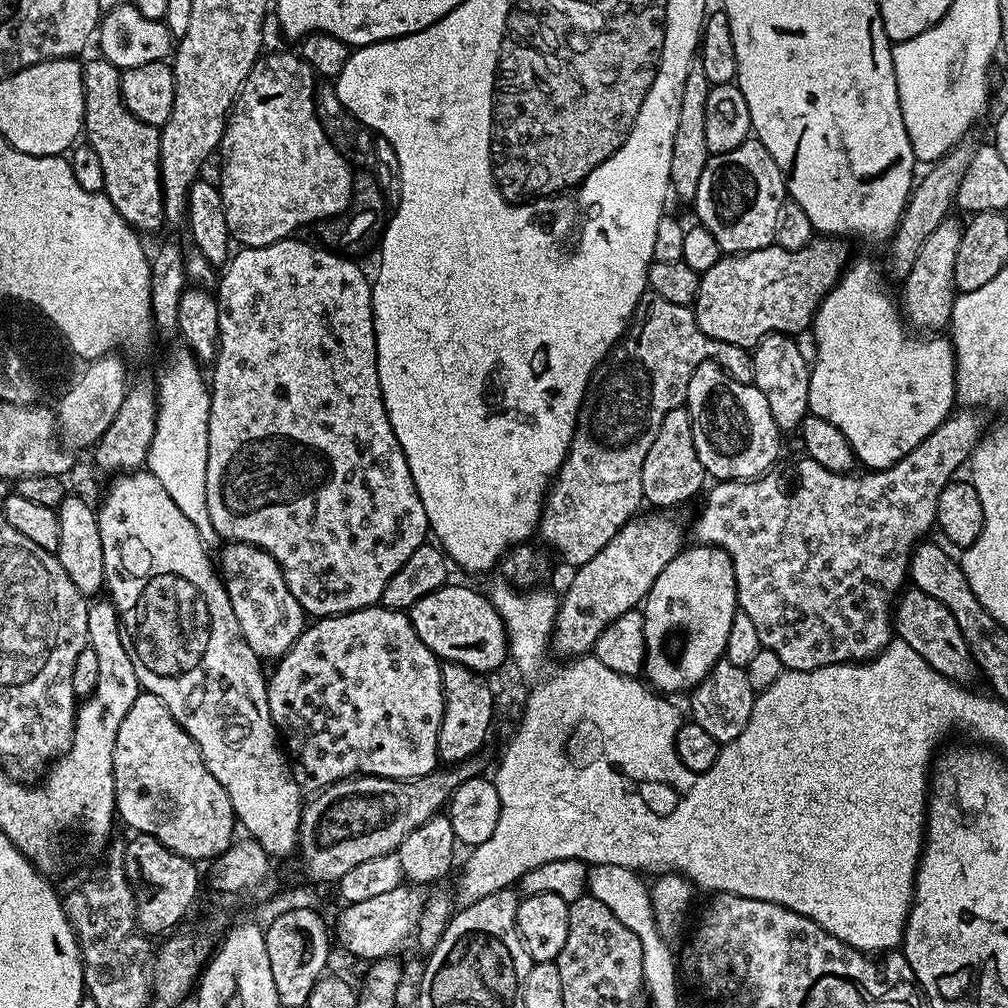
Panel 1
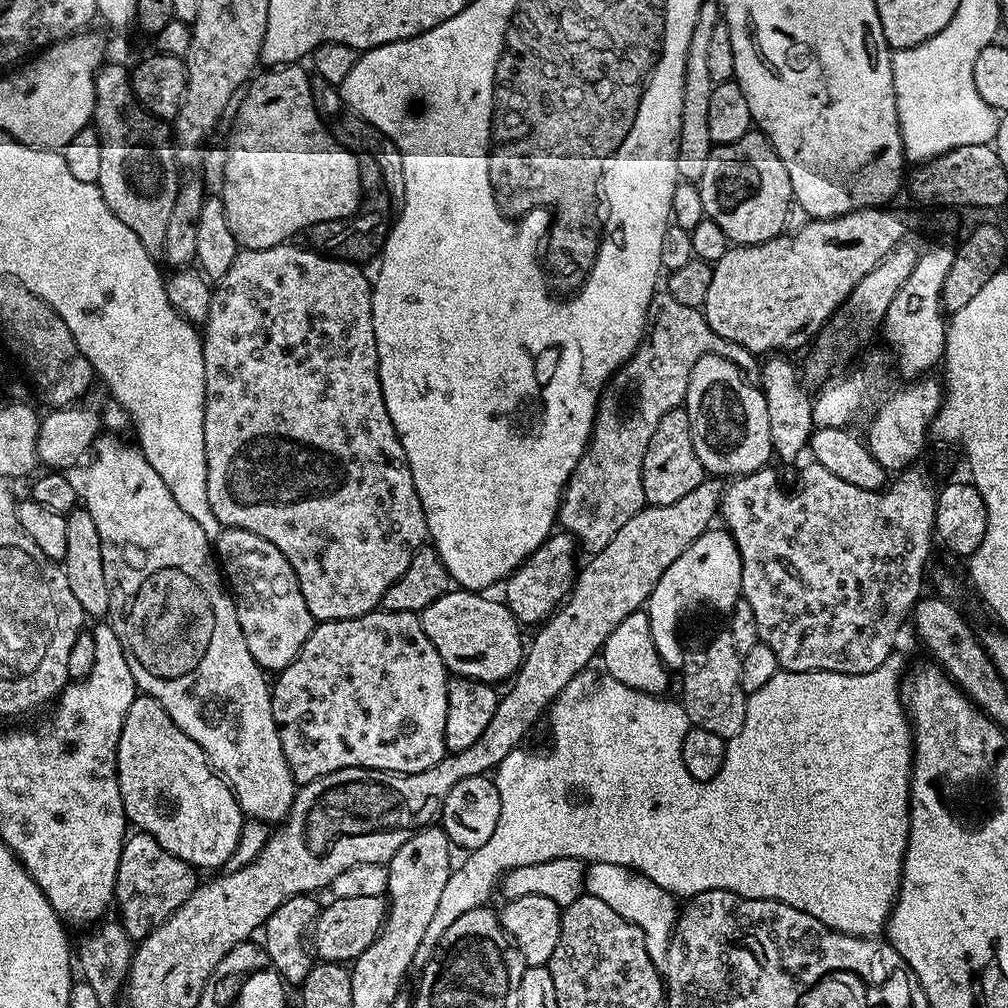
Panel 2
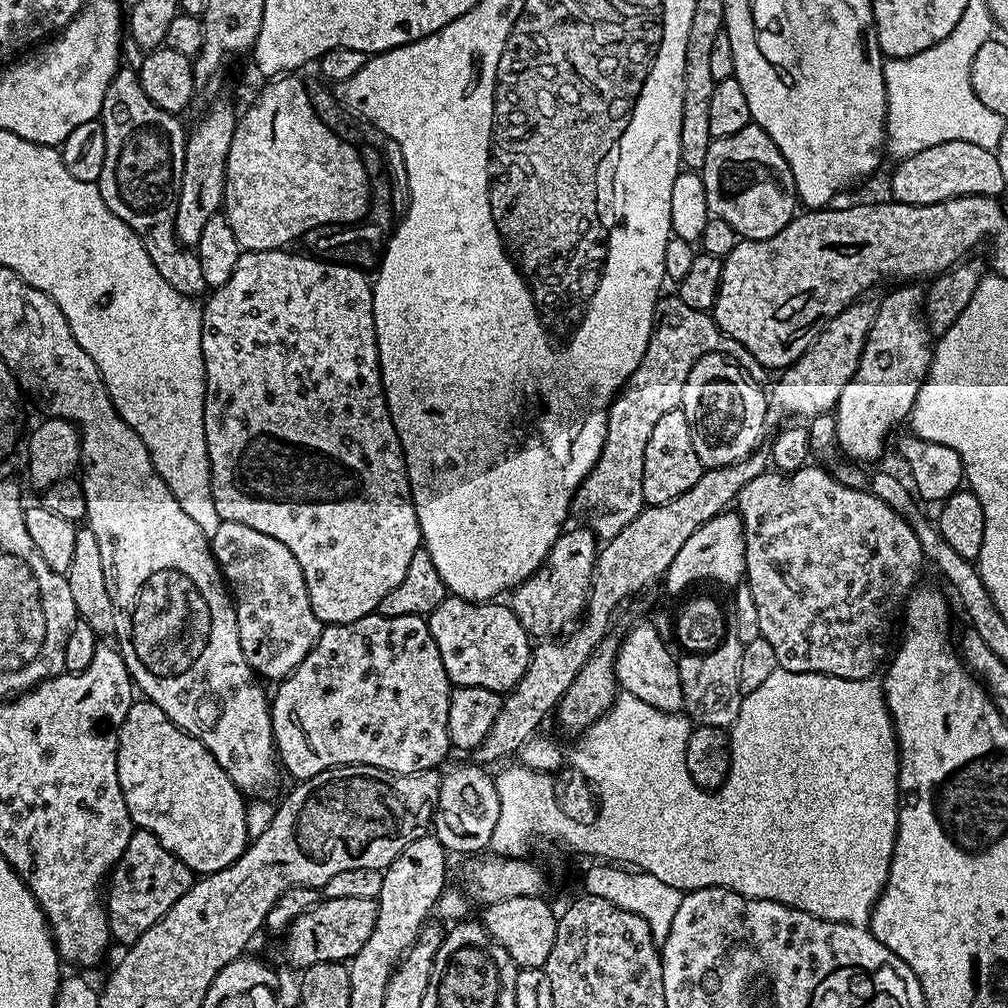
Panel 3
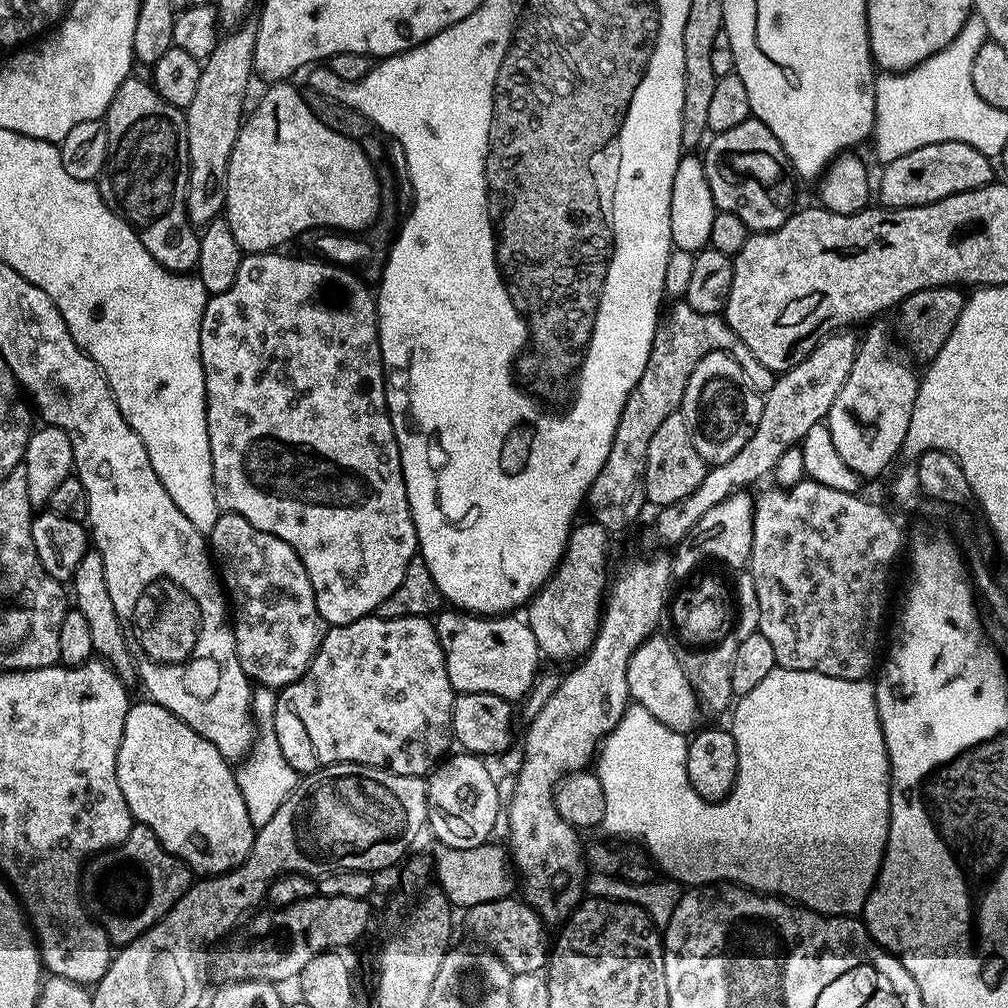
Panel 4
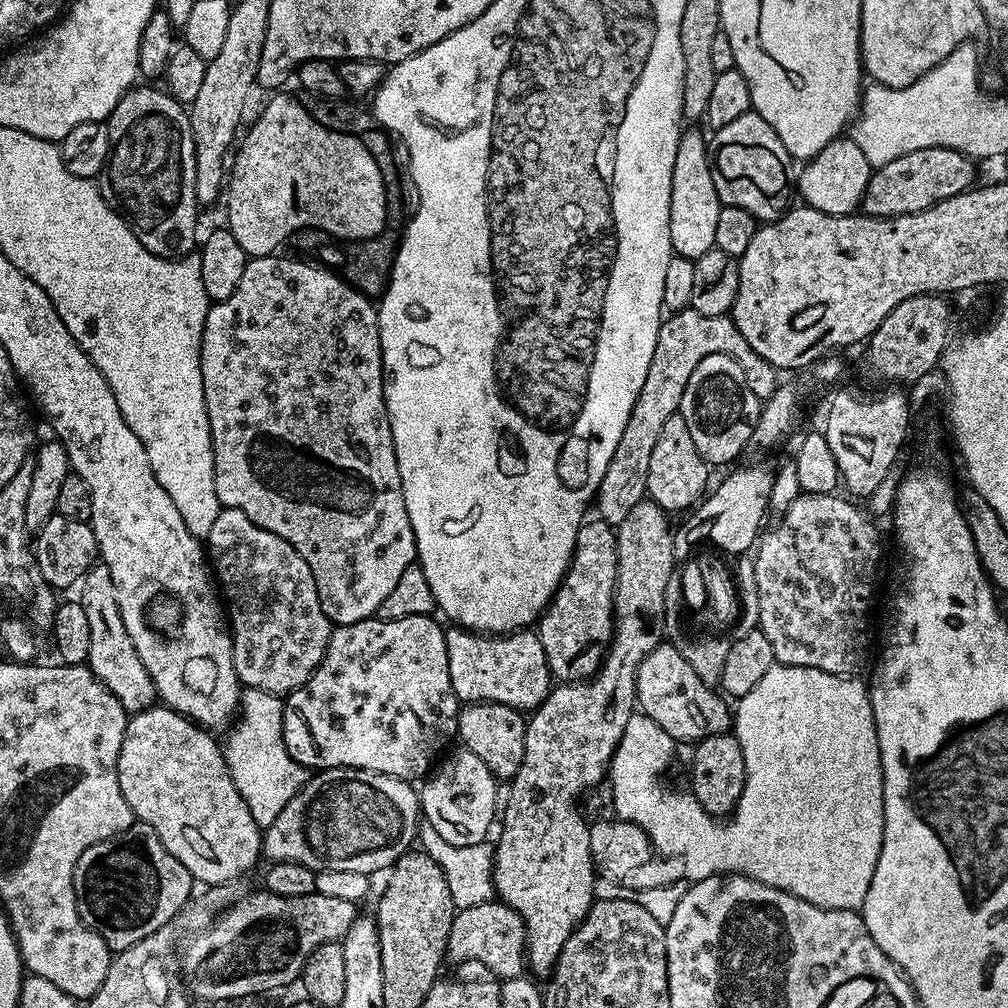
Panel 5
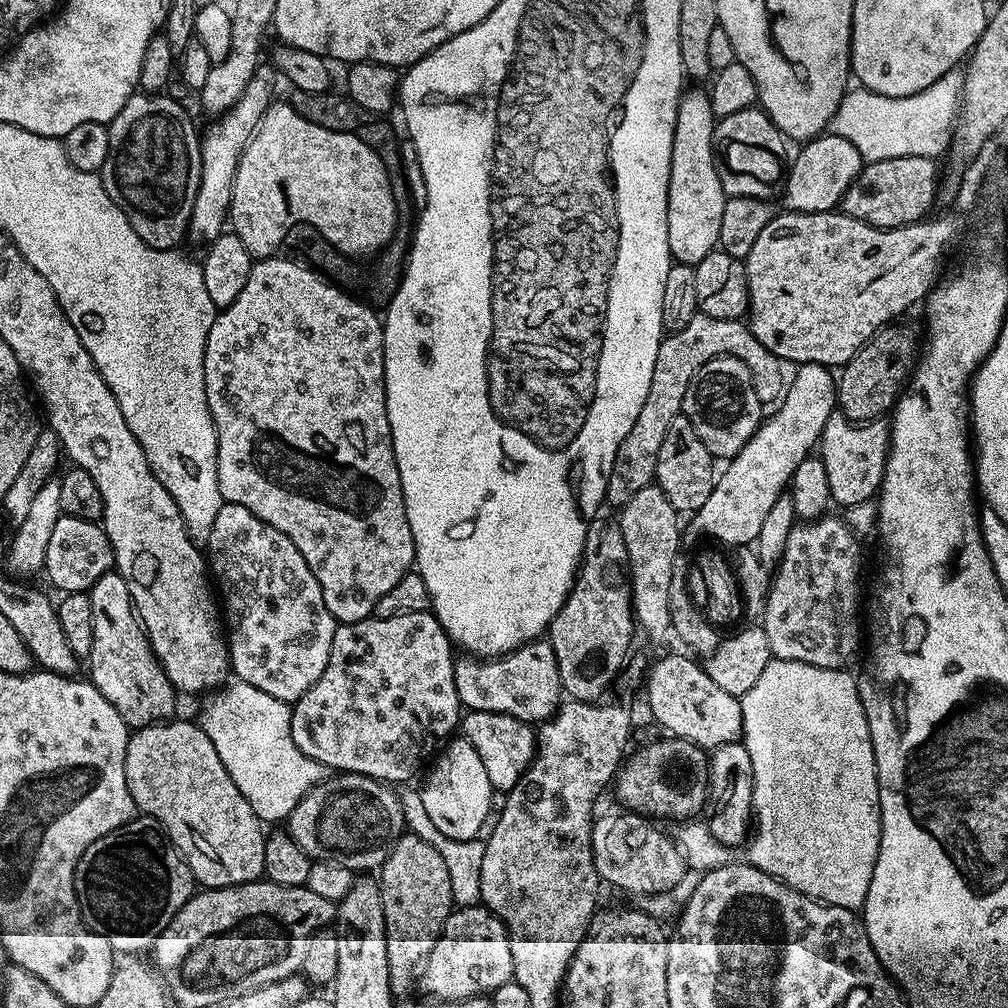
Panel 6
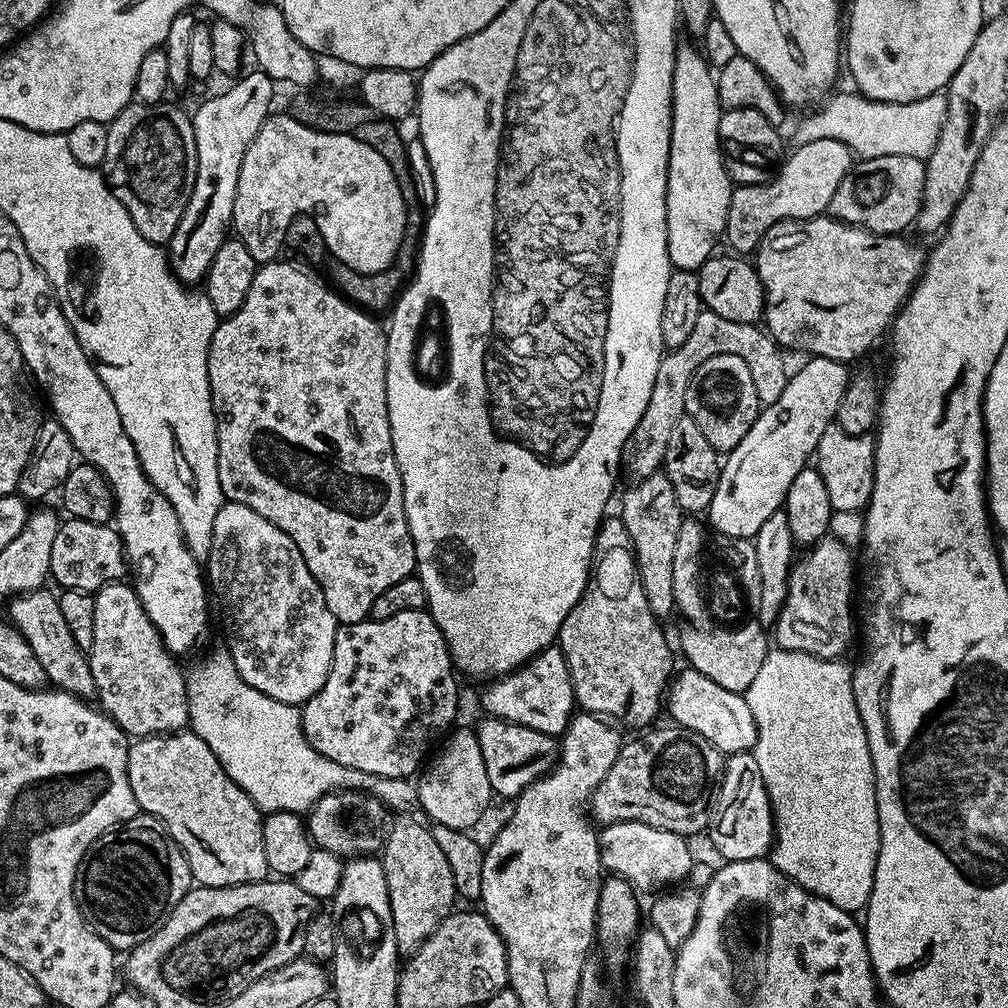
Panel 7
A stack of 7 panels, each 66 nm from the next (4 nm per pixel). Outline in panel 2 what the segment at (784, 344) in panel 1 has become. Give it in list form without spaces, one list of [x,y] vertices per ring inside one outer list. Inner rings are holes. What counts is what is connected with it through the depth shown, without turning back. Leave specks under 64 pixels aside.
[[[782,354],[771,355],[762,365],[760,370],[760,388],[766,398],[767,418],[770,421],[770,442],[775,459],[796,460],[800,455],[806,452],[809,447],[809,440],[814,429],[813,425],[813,408],[811,395],[804,390],[805,385],[802,383],[797,365],[789,361],[789,357]]]

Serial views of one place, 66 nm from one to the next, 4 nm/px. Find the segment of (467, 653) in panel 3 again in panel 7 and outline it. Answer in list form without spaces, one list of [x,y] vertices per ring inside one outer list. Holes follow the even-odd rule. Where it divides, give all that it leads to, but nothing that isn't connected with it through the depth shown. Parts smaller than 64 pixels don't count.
[[[559,646],[542,649],[516,671],[497,676],[485,684],[488,685],[480,692],[480,704],[488,711],[485,713],[489,717],[509,720],[518,726],[530,726],[530,730],[538,730],[547,736],[563,736],[578,708],[570,670]]]

